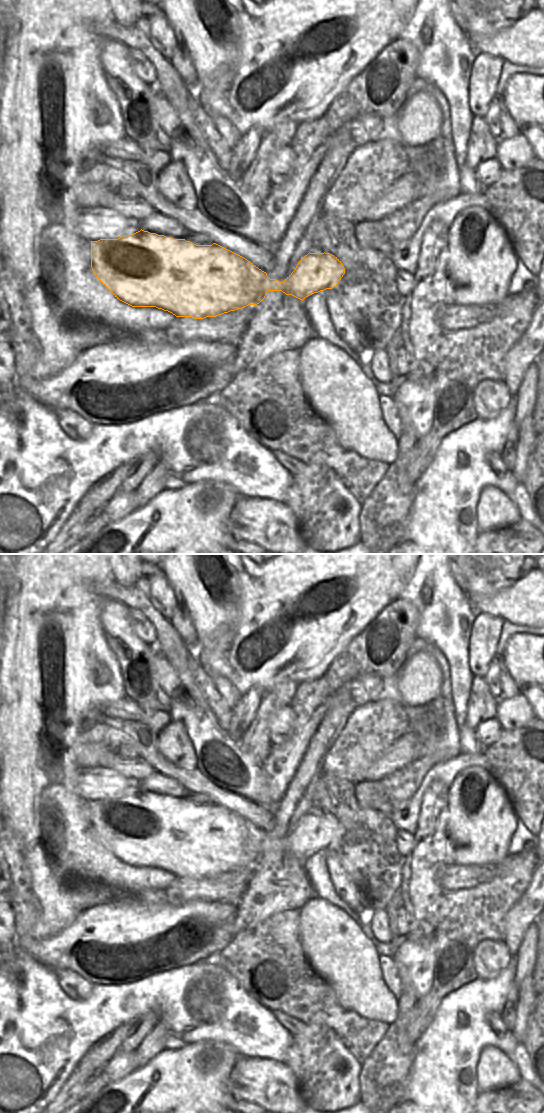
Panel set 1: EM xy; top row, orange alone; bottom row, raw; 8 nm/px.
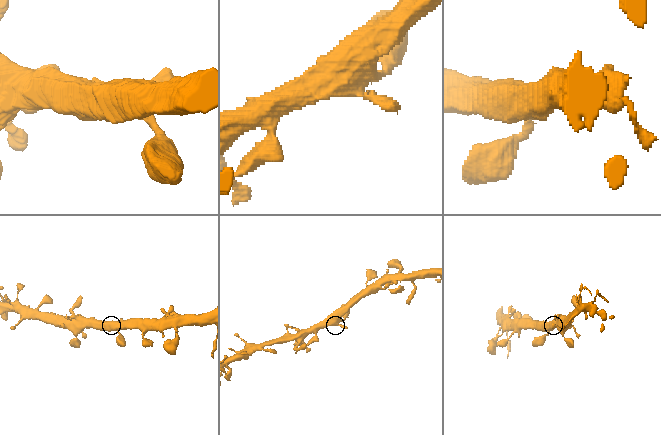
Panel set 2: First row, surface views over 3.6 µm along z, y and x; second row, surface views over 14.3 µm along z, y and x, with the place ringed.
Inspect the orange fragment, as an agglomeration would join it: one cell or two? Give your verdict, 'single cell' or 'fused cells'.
single cell

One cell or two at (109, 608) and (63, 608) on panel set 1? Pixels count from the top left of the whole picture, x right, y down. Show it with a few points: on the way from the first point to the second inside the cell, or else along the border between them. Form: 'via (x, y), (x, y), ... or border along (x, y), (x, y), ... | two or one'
border along (102, 599), (101, 625), (104, 631) | two

